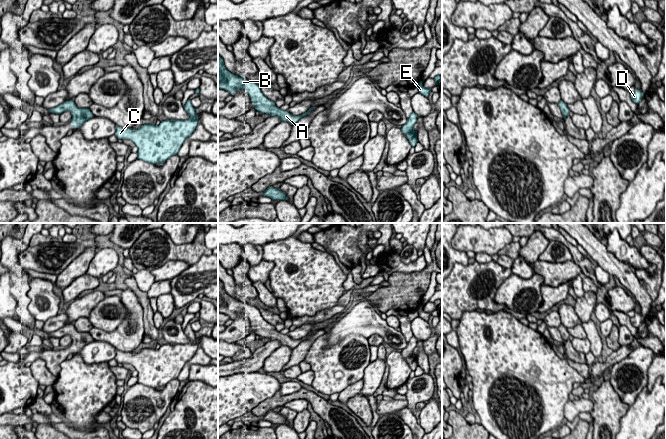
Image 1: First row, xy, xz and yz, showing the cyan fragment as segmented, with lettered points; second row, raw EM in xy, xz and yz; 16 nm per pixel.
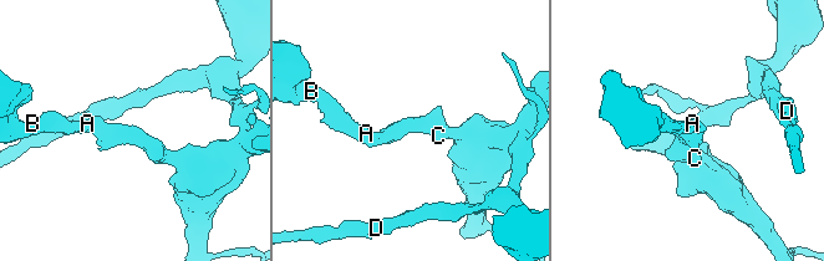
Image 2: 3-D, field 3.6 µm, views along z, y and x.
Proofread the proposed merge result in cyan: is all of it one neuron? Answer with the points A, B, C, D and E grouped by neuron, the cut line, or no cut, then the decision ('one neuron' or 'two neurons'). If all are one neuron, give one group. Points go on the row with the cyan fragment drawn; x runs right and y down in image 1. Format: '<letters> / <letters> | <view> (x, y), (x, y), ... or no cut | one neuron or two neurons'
A B C D E | no cut | one neuron

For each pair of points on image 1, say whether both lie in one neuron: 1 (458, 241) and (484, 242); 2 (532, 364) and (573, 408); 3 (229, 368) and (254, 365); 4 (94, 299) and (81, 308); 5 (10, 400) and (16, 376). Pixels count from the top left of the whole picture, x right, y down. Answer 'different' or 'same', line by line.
1: same
2: different
3: same
4: same
5: same

